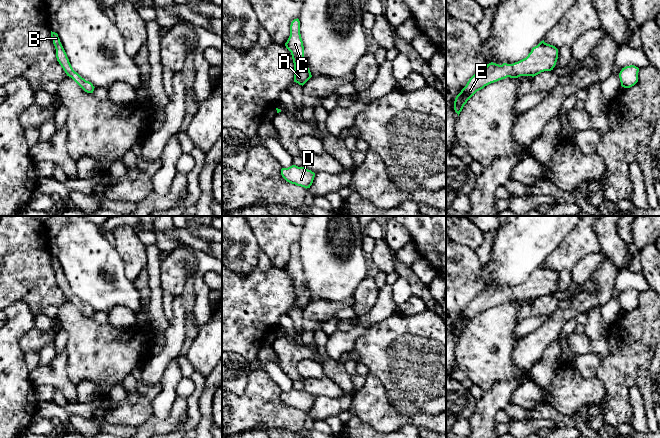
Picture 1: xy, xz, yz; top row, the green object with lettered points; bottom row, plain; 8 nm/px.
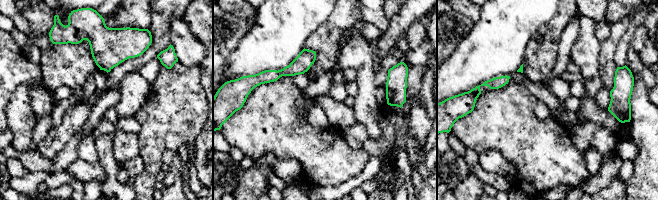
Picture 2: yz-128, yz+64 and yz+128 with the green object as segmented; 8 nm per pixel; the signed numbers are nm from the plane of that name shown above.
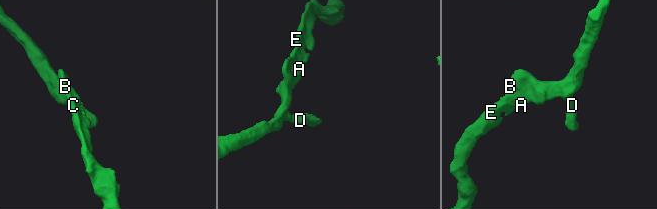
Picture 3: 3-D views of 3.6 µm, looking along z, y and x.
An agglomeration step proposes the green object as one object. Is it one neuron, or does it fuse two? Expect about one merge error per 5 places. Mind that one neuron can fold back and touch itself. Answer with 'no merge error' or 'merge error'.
no merge error

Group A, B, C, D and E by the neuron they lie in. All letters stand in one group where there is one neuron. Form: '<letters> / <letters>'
A B C D E

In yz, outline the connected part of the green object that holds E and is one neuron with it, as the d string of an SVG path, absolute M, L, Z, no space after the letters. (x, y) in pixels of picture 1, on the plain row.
M541 265L533 271L528 280L513 288L489 287L484 293L476 296L467 306L466 310L456 320L454 334L458 338L462 335L467 325L485 310L499 304L518 302L520 300L536 300L544 295L551 295L558 283L558 273L550 268Z

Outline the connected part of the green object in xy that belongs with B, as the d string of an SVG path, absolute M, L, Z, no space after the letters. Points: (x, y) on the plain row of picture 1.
M51 255L51 261L53 264L53 268L56 273L56 282L67 300L71 301L85 316L87 317L93 317L94 310L91 306L86 305L84 302L82 302L77 296L75 296L69 286L69 283L67 281L67 278L60 266L60 263L58 261L58 258Z

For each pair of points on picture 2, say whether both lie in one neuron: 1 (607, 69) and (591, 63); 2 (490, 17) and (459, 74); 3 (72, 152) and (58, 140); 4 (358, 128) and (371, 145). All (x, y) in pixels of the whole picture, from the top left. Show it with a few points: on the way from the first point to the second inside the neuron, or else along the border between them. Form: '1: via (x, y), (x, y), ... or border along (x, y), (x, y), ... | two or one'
1: border along (599, 43), (599, 76), (603, 86) | two
2: via (491, 31), (491, 42), (473, 60) | one
3: border along (80, 128), (51, 159) | two
4: border along (368, 137), (361, 148) | two

